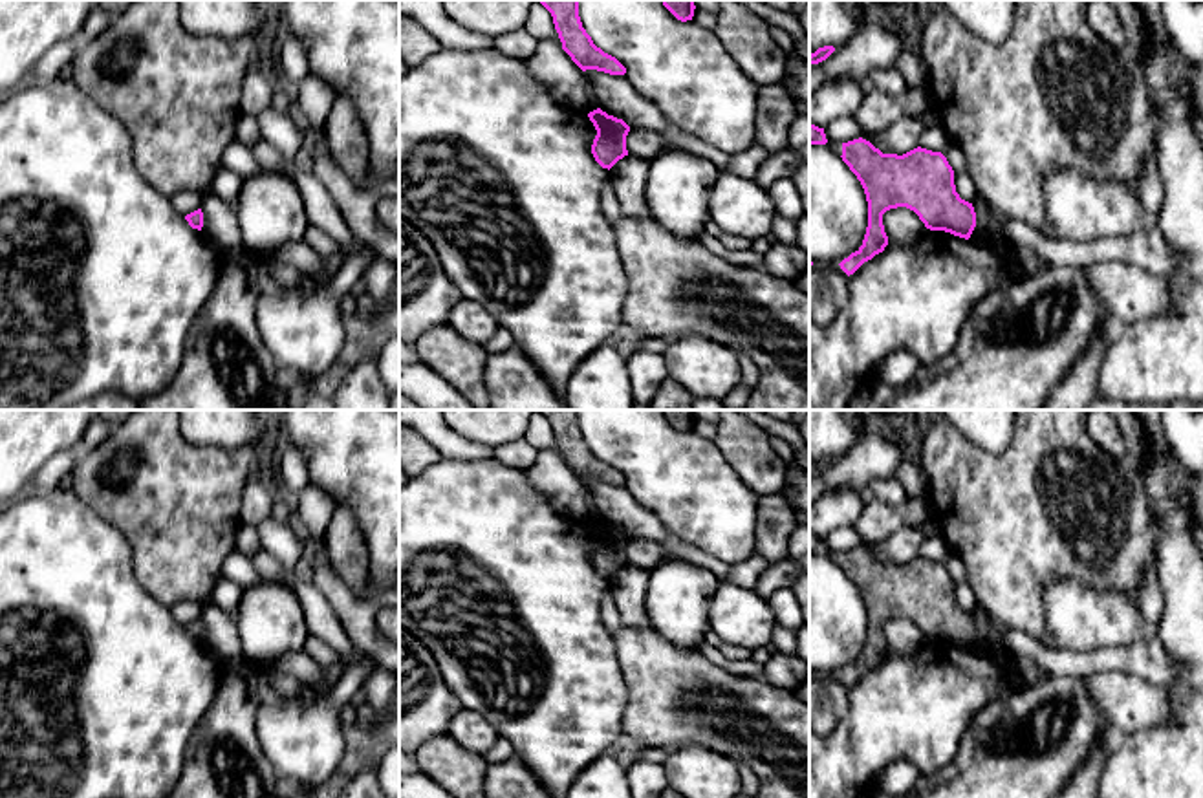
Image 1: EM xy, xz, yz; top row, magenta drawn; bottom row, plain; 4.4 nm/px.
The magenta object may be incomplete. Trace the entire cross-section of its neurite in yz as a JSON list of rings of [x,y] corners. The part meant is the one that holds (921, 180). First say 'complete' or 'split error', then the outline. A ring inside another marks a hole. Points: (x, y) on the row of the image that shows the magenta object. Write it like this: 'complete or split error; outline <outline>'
complete; outline [[[859,137],[842,143],[840,157],[861,181],[868,201],[862,245],[839,264],[848,276],[888,245],[883,214],[890,209],[906,207],[930,231],[970,238],[974,207],[956,192],[954,170],[941,152],[917,146],[903,156],[883,154]]]

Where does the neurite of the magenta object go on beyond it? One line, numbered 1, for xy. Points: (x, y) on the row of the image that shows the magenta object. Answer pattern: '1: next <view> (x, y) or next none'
1: next none

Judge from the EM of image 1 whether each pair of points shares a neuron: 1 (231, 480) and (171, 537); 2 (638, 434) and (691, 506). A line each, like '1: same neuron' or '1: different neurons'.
1: same neuron
2: same neuron

